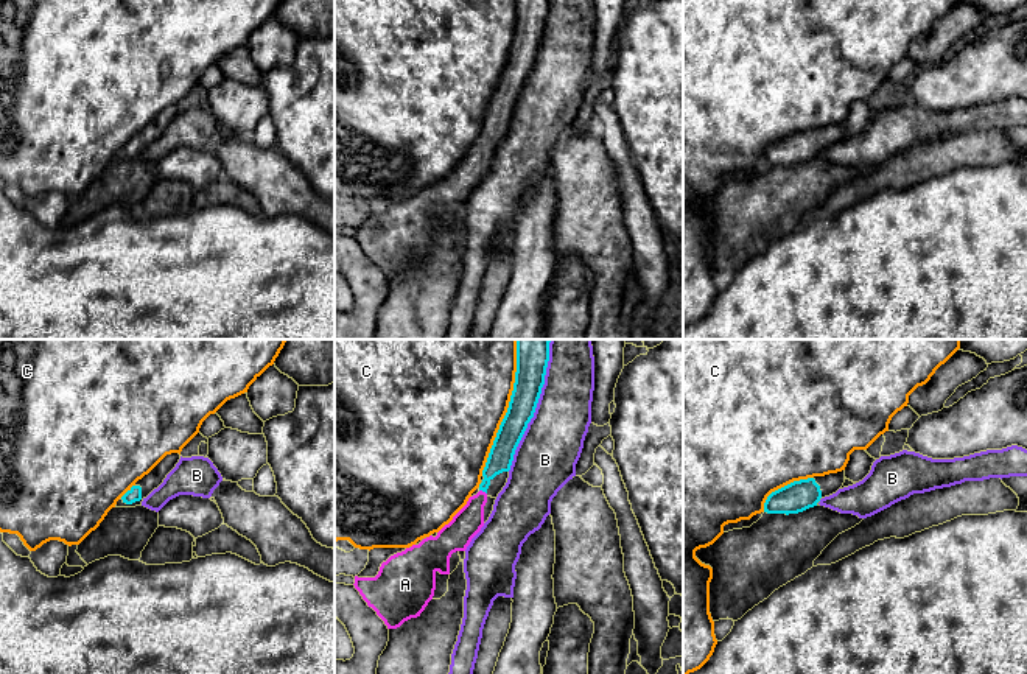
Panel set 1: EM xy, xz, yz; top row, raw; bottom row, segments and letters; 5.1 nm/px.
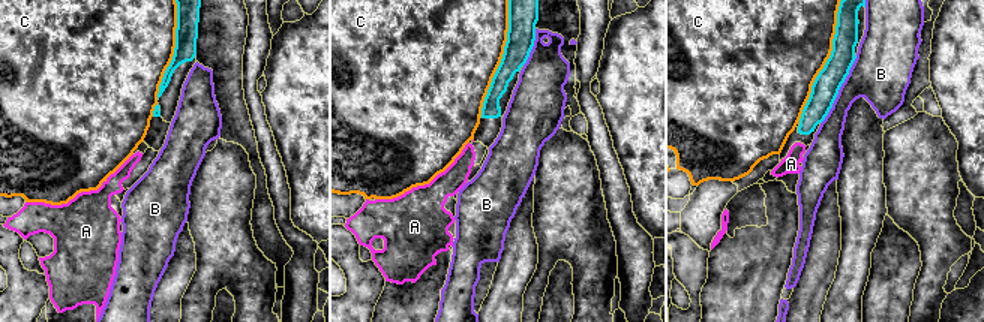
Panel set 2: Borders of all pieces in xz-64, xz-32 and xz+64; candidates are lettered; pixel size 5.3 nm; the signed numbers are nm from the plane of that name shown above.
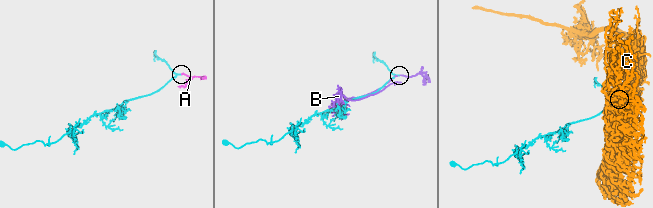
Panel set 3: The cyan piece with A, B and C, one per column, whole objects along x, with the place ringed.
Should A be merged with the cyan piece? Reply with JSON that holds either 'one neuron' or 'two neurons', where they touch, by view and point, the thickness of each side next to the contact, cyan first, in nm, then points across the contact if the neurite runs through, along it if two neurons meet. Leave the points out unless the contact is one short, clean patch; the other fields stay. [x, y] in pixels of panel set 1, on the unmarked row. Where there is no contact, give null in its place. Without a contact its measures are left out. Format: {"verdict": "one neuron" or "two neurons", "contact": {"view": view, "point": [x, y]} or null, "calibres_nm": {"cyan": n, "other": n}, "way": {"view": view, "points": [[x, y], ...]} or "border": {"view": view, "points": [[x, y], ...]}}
{"verdict": "one neuron", "contact": {"view": "xz", "point": [483, 142]}, "calibres_nm": {"cyan": 130, "other": 150}, "way": {"view": "xz", "points": [[501, 105], [489, 123], [483, 142], [469, 172]]}}

